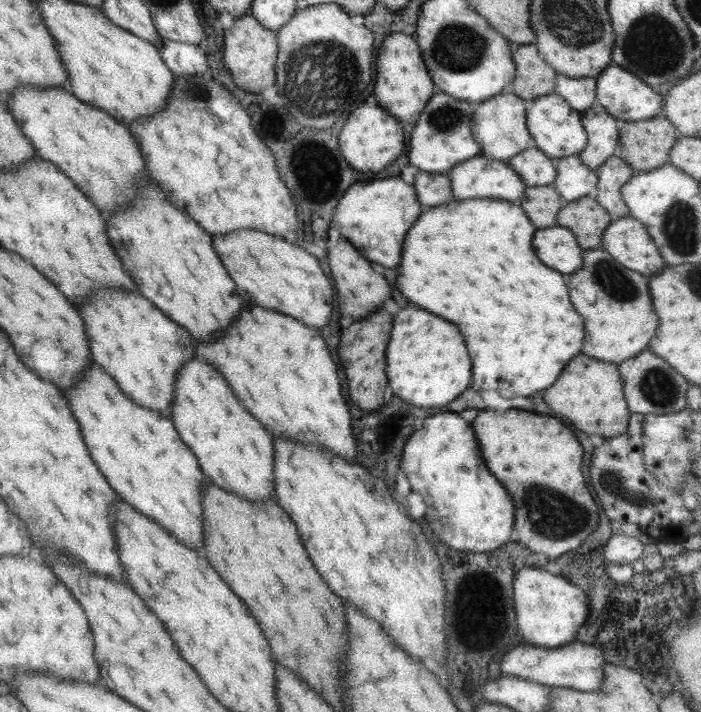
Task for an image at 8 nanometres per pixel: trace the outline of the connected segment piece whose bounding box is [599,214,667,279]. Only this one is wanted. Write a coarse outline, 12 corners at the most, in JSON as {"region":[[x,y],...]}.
{"region":[[610,220],[599,248],[647,279],[667,265],[647,229]]}

